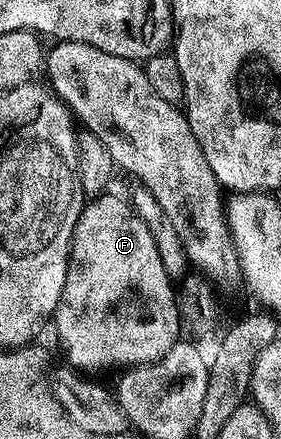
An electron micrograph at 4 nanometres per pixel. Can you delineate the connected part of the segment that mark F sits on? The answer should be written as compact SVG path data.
M106 192L84 205L71 241L63 300L55 309L53 326L59 329L59 338L67 349L66 361L76 368L85 364L118 368L144 366L165 356L181 338L181 302L176 287L175 290L171 287L172 277L165 272L165 264L161 264L157 244L130 201L113 193Z

